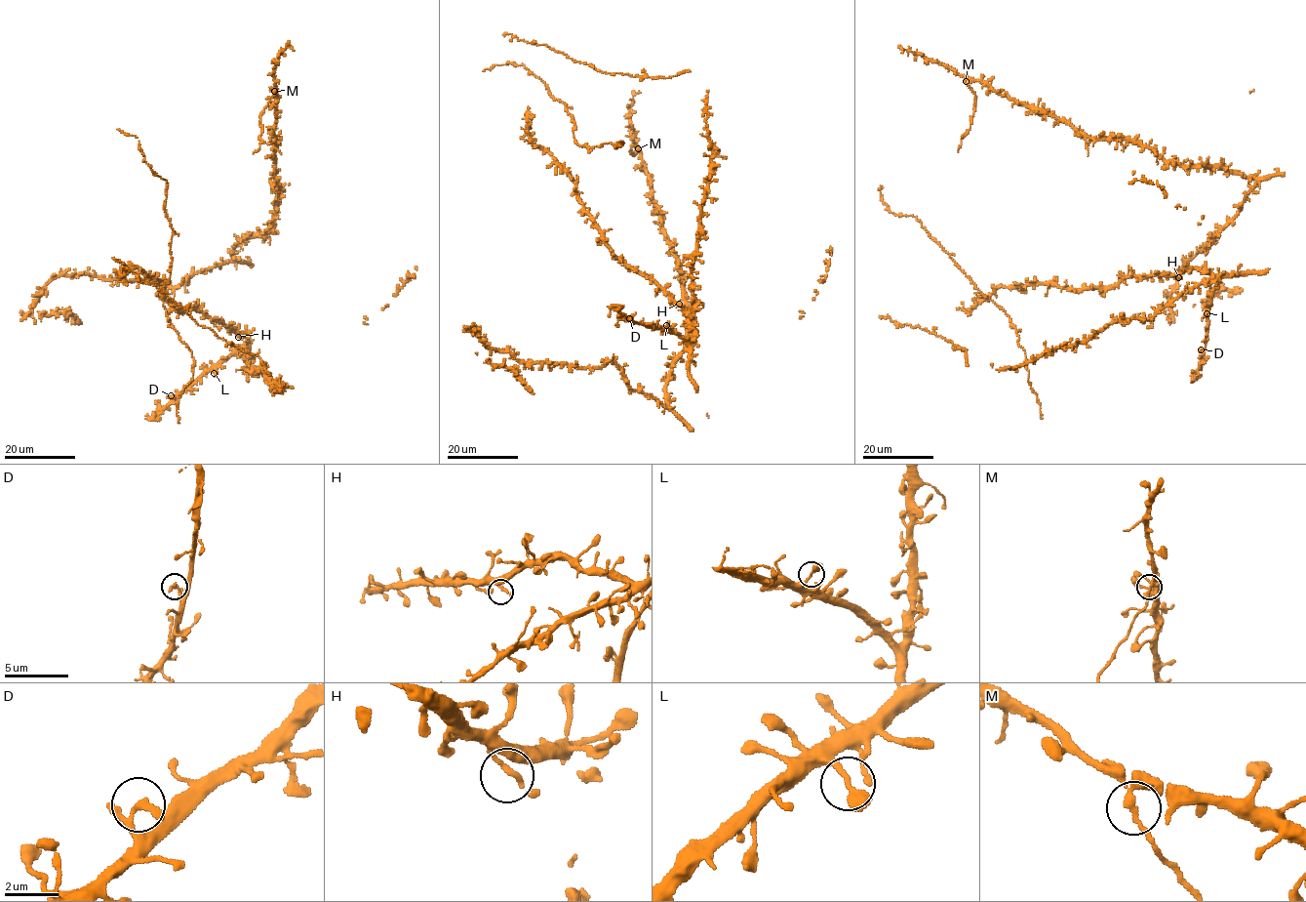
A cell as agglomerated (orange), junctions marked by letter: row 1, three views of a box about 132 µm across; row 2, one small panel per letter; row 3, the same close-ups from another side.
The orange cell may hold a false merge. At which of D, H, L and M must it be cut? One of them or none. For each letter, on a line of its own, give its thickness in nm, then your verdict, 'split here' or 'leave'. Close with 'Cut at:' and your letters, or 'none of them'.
D: 240 nm thick; leave
H: 240 nm thick; leave
L: 240 nm thick; leave
M: 200 nm thick; split here
Cut at: M

